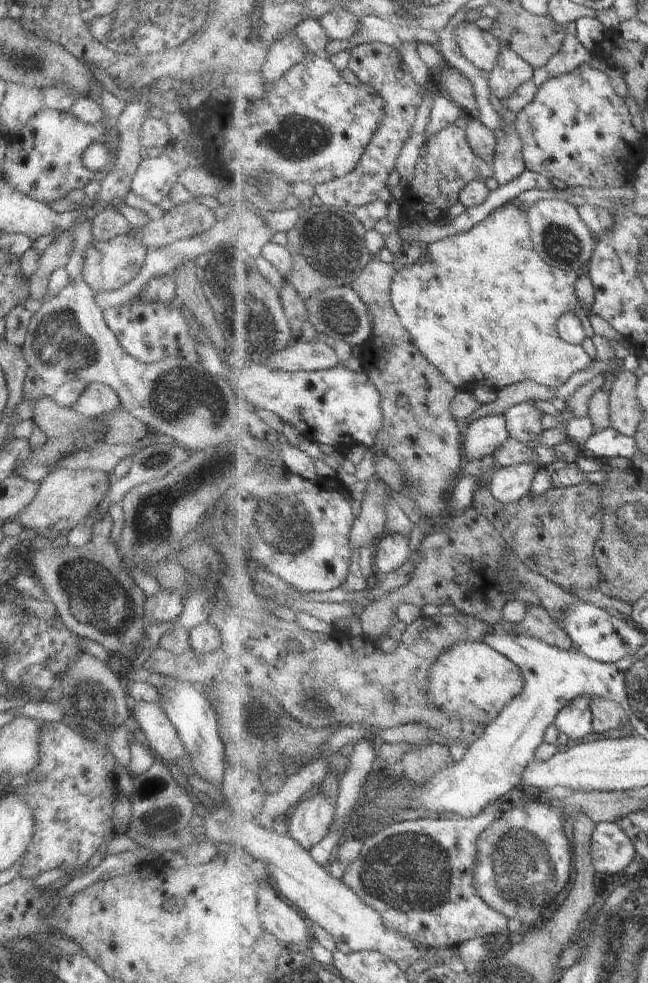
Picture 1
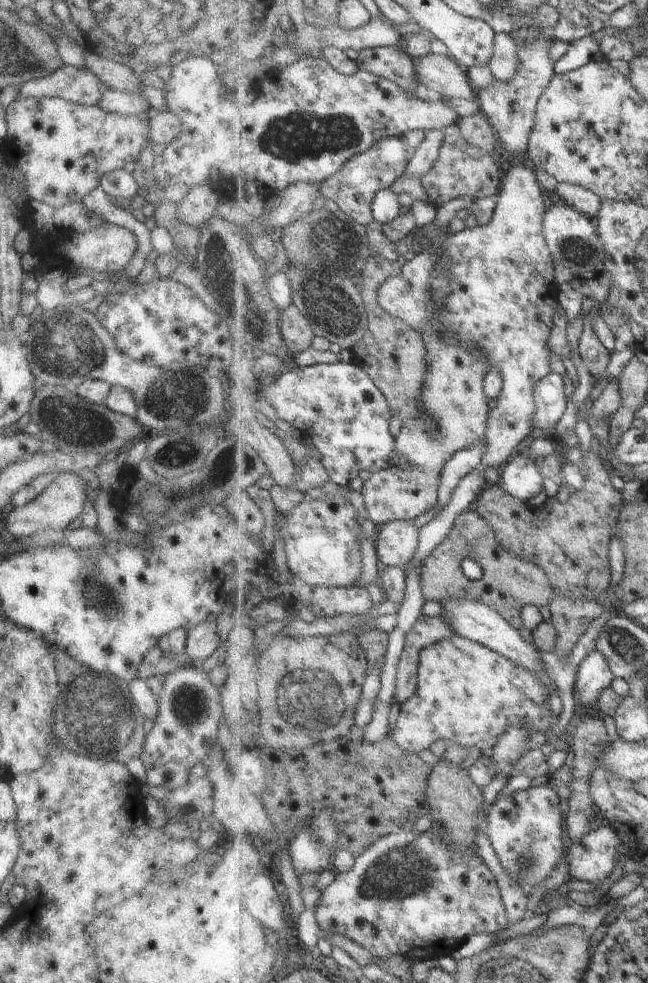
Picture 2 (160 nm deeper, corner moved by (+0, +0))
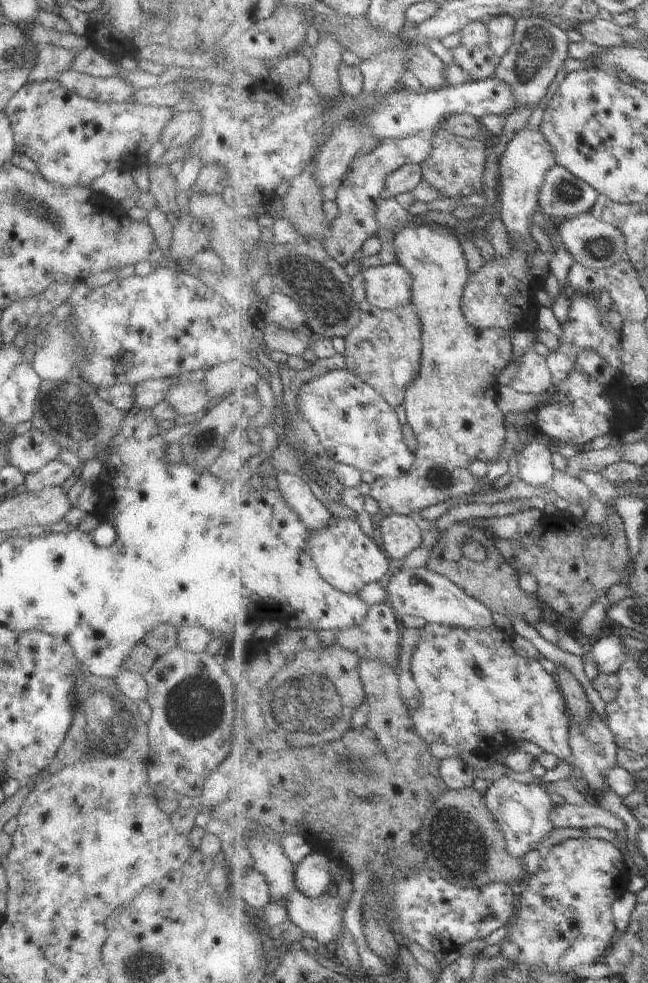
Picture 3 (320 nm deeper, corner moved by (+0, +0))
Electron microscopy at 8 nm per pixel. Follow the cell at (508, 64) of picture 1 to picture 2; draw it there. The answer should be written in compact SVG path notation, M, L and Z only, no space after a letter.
M496 33L495 52L488 64L493 77L500 81L508 81L518 73L520 64L516 40L509 33Z

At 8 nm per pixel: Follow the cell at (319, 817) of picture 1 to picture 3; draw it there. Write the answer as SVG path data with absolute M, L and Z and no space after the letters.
M313 852L296 865L296 887L309 898L319 898L333 890L327 855Z

